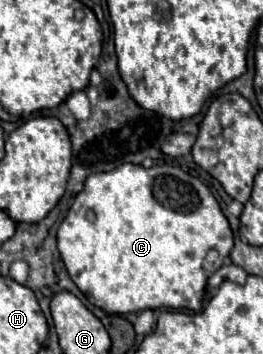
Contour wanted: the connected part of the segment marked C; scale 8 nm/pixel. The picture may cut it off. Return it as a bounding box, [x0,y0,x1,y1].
[56,164,234,314]

